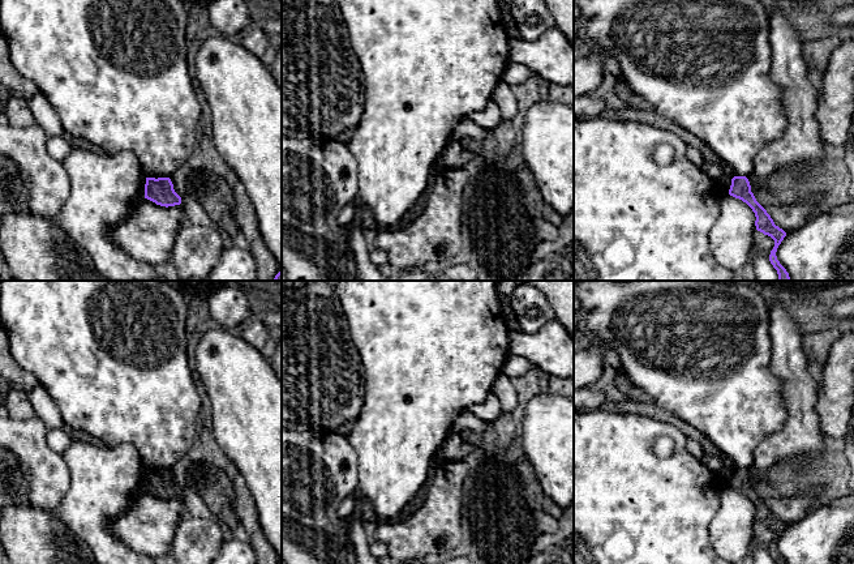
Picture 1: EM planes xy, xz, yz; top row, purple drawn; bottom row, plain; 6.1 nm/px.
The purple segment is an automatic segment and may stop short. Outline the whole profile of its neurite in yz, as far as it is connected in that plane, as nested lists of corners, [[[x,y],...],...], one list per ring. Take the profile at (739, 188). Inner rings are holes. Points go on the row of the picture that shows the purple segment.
[[[734,176],[731,179],[729,195],[742,200],[752,209],[756,217],[755,221],[756,230],[763,232],[764,235],[771,236],[774,240],[774,247],[771,251],[769,261],[777,270],[778,281],[790,281],[789,273],[780,264],[776,256],[777,248],[786,236],[786,232],[774,225],[773,219],[767,213],[767,210],[756,201],[754,193],[751,192],[748,179],[746,176]]]

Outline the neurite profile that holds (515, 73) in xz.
[[[510,61],[502,74],[502,80],[510,86],[515,86],[525,82],[532,74],[533,72],[528,67]]]

